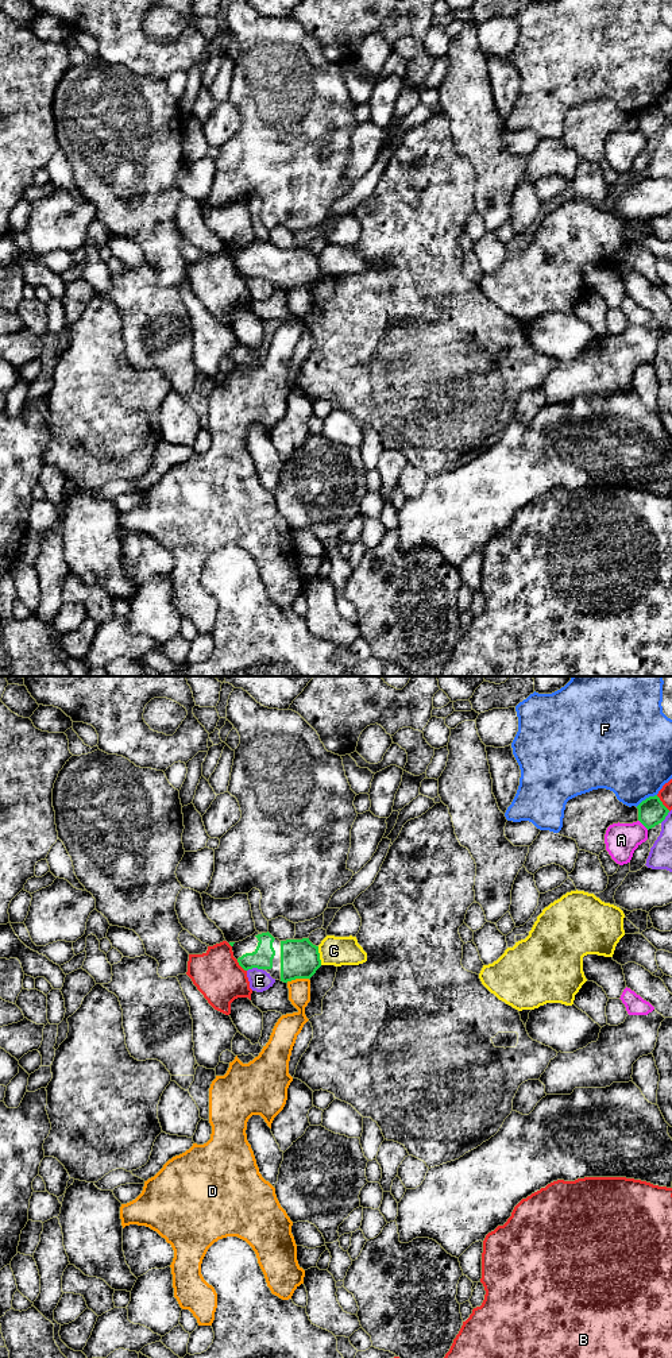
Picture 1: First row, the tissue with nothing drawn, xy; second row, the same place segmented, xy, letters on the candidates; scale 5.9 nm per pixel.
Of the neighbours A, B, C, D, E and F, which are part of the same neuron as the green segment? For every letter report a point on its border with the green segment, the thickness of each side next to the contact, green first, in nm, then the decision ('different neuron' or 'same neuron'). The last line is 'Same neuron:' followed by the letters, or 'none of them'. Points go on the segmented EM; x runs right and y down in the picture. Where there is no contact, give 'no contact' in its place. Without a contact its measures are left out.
A: xy (644, 825) | 160/200 nm | different neuron
B: xy (661, 803) | 160/80 nm | different neuron
C: xy (319, 956) | 240/180 nm | different neuron
D: xy (297, 978) | 240/130 nm | different neuron
E: xy (254, 967) | 130/130 nm | different neuron
F: xy (647, 798) | 160/460 nm | different neuron
Same neuron: none of them

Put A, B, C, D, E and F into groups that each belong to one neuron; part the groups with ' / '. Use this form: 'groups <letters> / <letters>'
groups A / B / C / D / E / F

